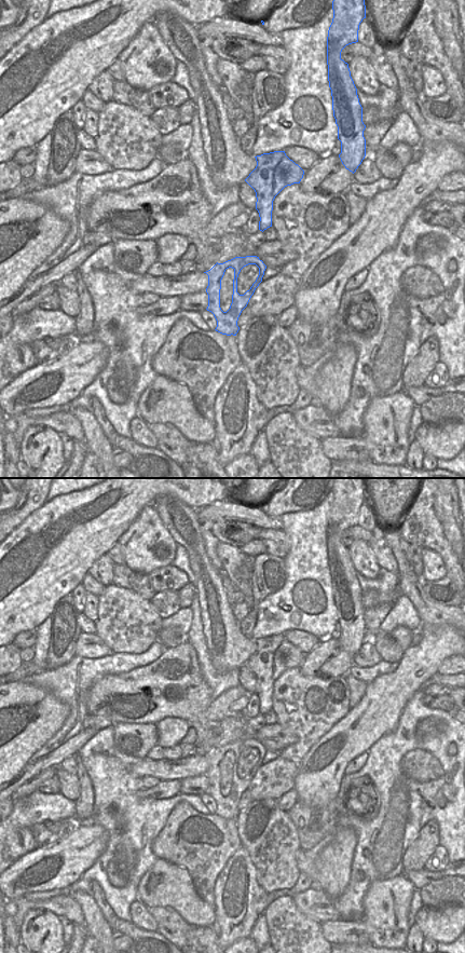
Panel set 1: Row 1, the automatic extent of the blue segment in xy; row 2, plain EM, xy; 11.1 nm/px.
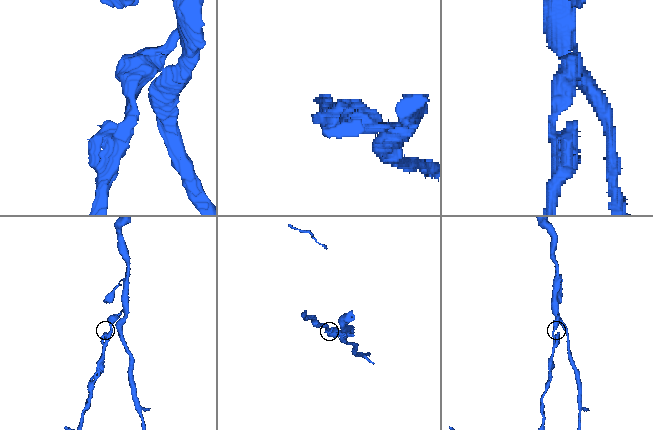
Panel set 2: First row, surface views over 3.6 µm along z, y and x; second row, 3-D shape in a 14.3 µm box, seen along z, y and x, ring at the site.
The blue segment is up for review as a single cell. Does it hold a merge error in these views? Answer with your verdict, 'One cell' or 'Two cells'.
Two cells

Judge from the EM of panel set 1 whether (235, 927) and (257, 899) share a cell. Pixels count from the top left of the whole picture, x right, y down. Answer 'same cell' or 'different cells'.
same cell

